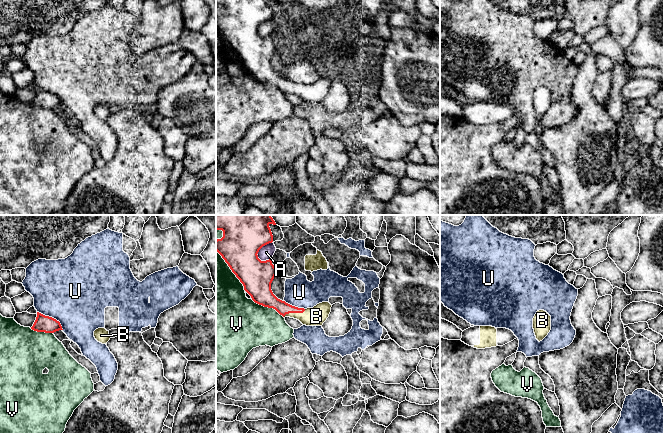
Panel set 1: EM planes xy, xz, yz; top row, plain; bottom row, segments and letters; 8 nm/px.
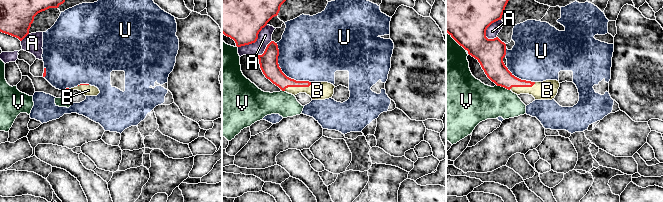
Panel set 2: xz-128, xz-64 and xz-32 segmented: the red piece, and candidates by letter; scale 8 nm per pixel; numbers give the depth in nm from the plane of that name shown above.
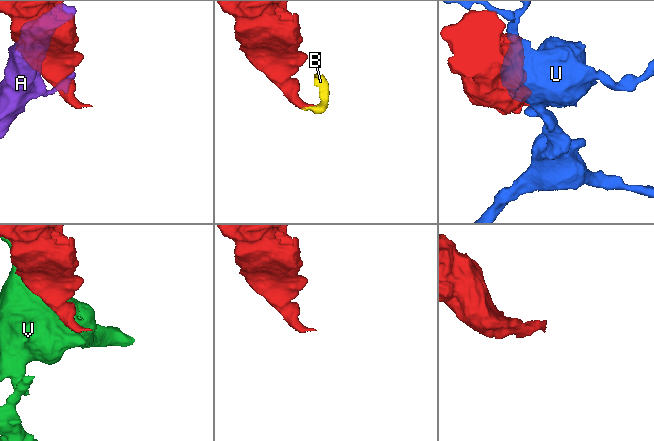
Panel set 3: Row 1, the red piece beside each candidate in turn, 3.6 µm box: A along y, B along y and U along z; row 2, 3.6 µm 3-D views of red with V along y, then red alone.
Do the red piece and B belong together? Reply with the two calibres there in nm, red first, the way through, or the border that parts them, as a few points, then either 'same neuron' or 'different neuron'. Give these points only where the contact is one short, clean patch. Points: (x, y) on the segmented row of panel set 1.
calibres 130 and 160 nm; way xz (267, 299), (286, 310), (294, 312), (305, 316), (316, 316); same neuron

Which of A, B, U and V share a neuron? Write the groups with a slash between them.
A / B / U / V

